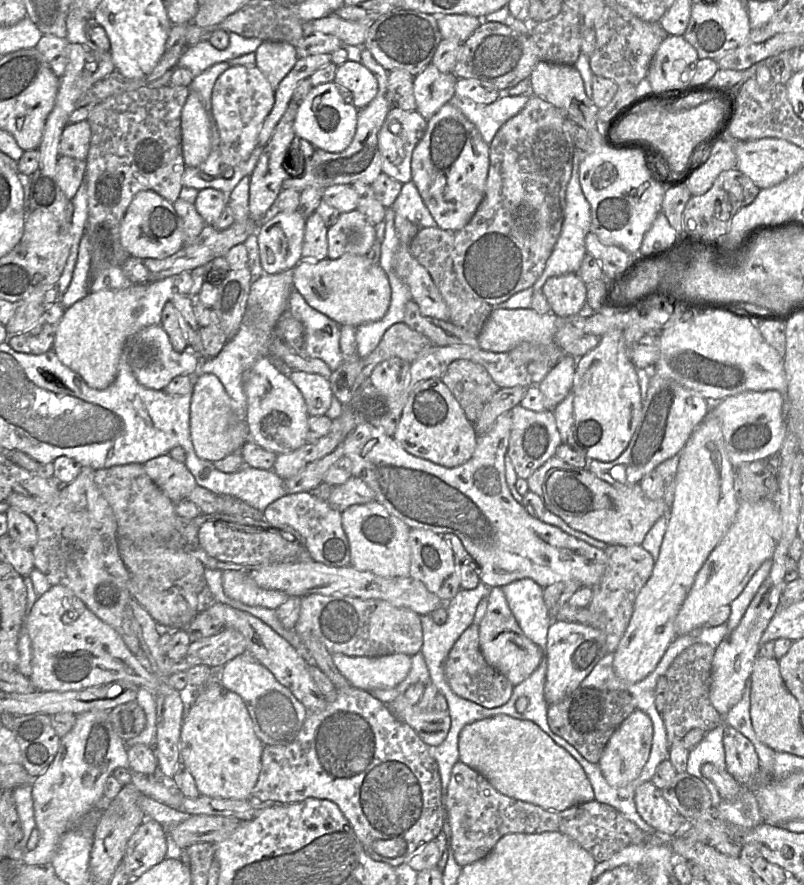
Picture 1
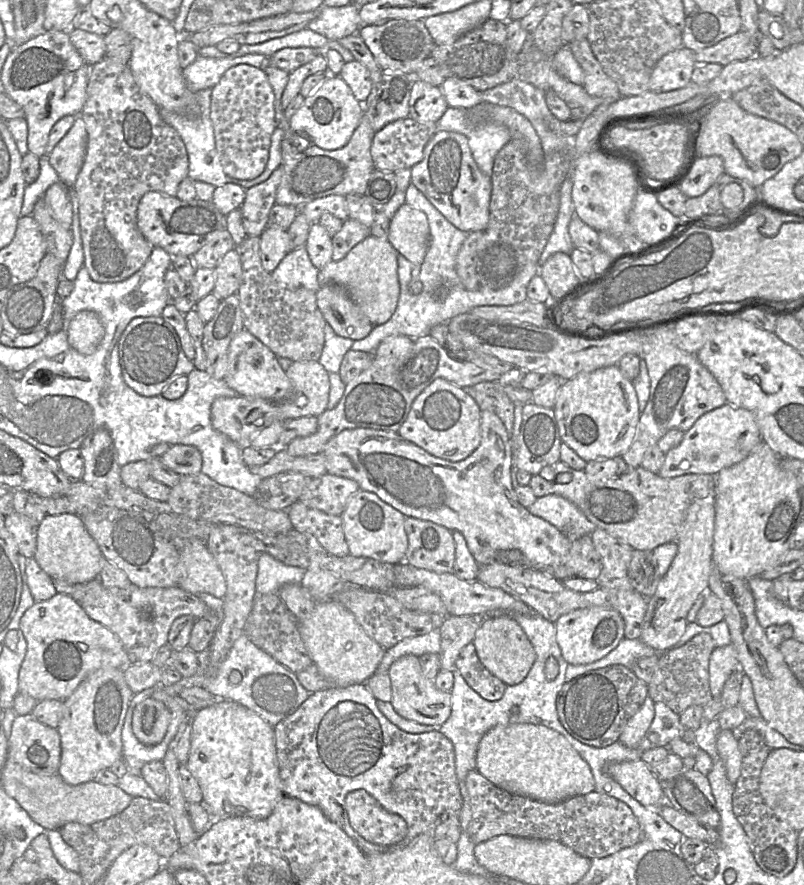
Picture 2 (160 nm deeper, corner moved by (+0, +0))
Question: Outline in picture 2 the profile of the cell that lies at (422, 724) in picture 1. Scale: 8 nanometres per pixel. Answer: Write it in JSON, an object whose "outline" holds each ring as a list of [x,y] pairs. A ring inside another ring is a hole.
{"outline":[[[405,655],[397,659],[389,668],[394,710],[401,717],[429,726],[441,726],[449,718],[452,710],[451,692],[438,690],[434,681],[422,673],[420,659],[414,655]]]}

